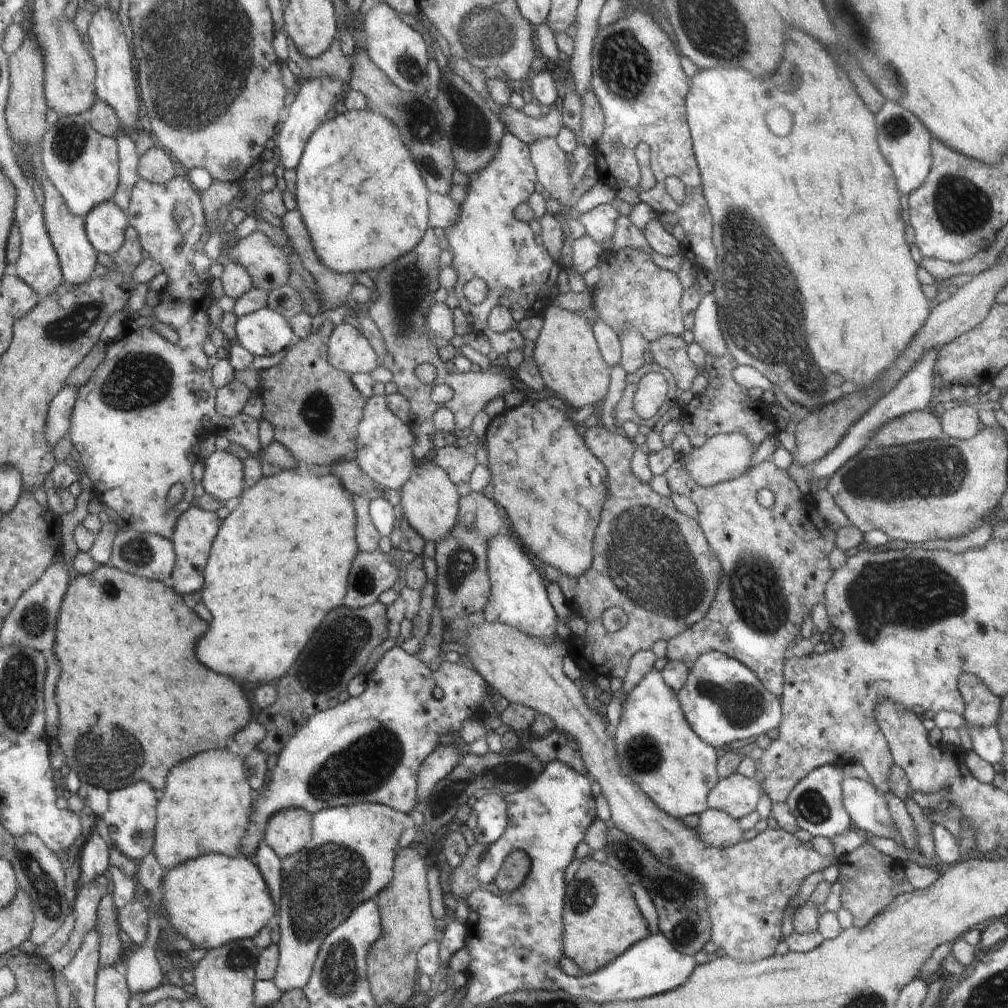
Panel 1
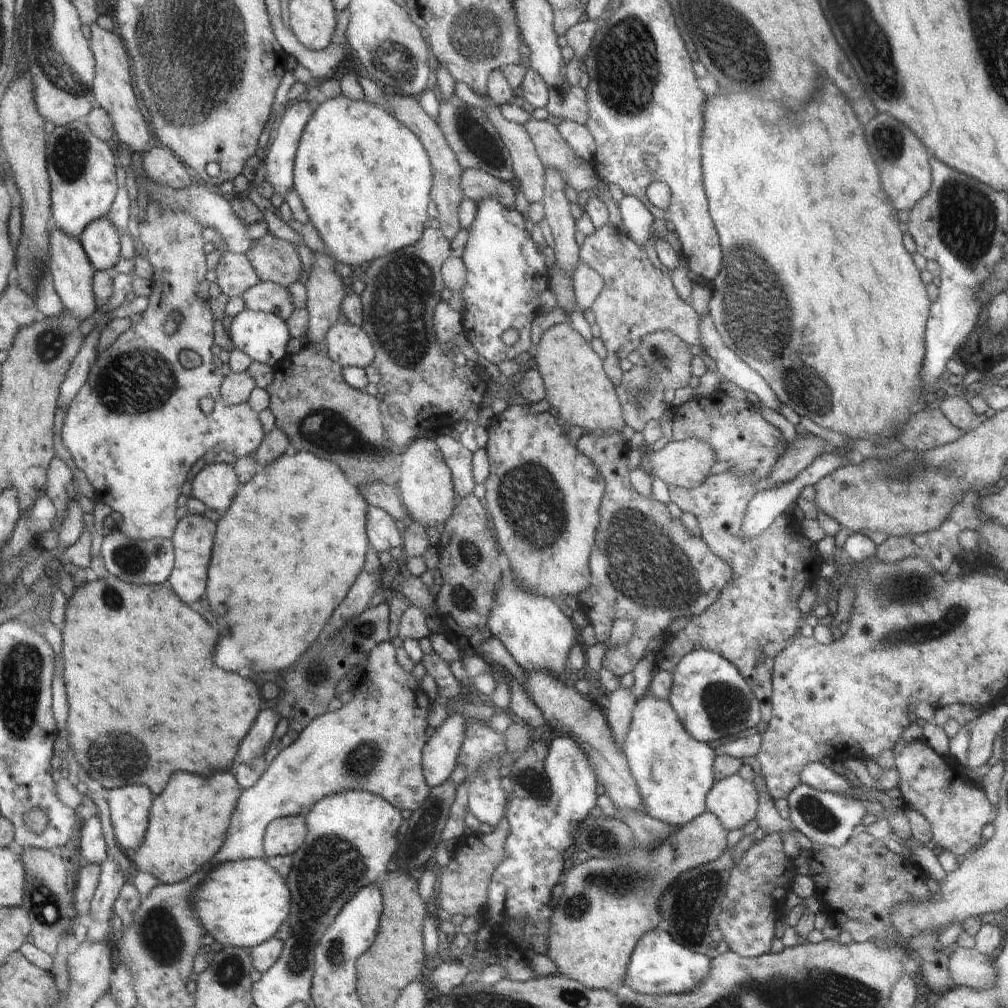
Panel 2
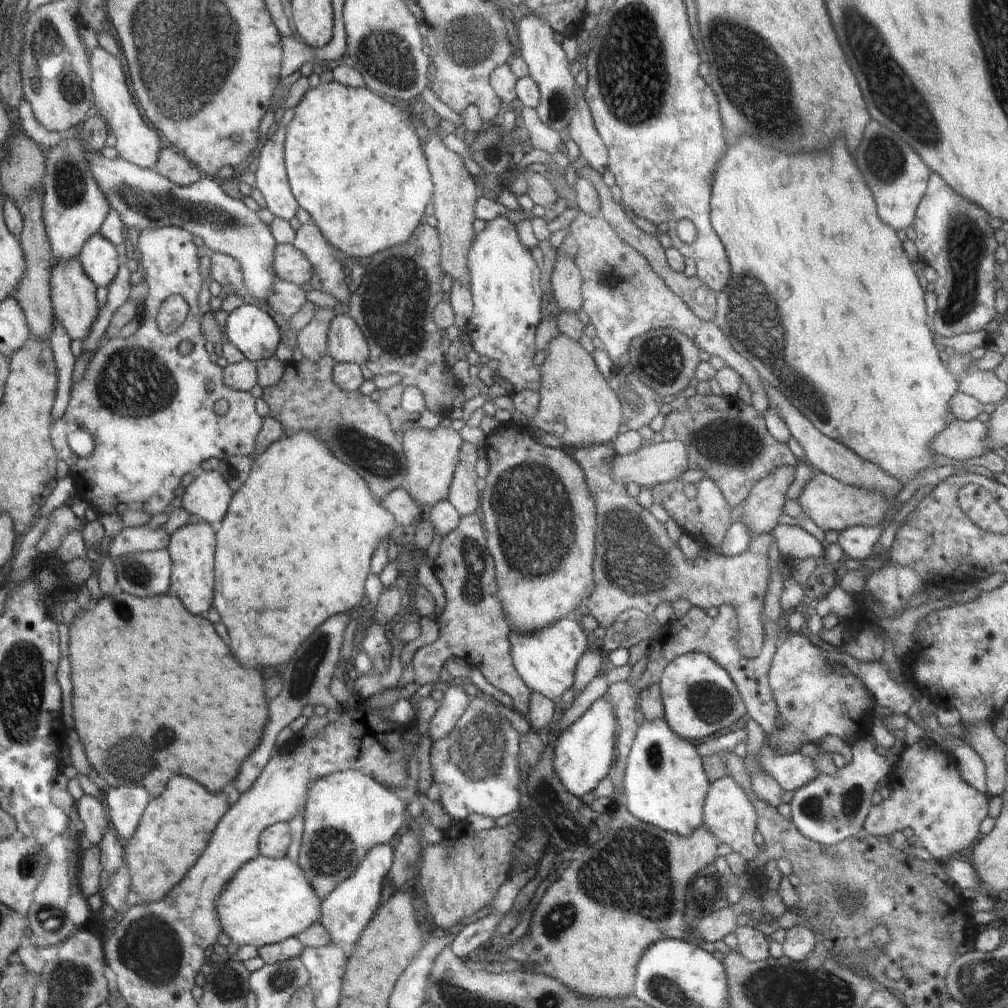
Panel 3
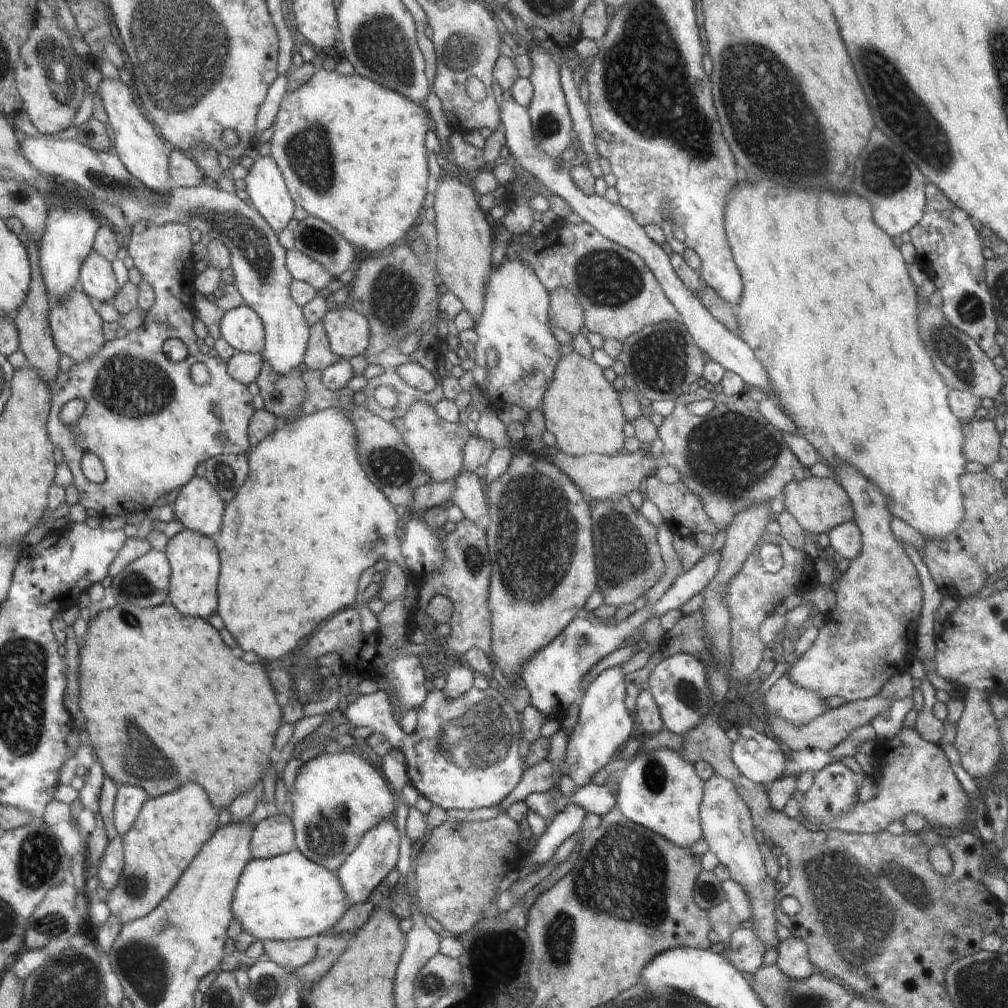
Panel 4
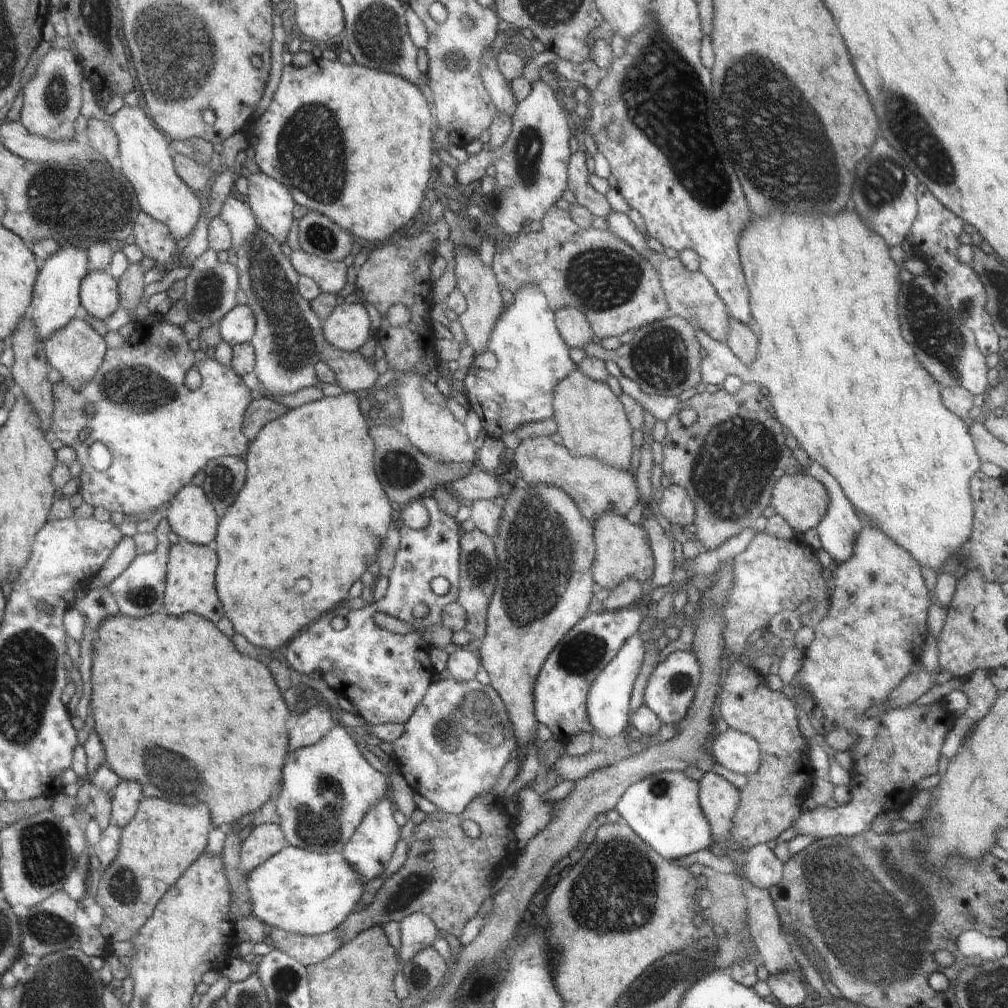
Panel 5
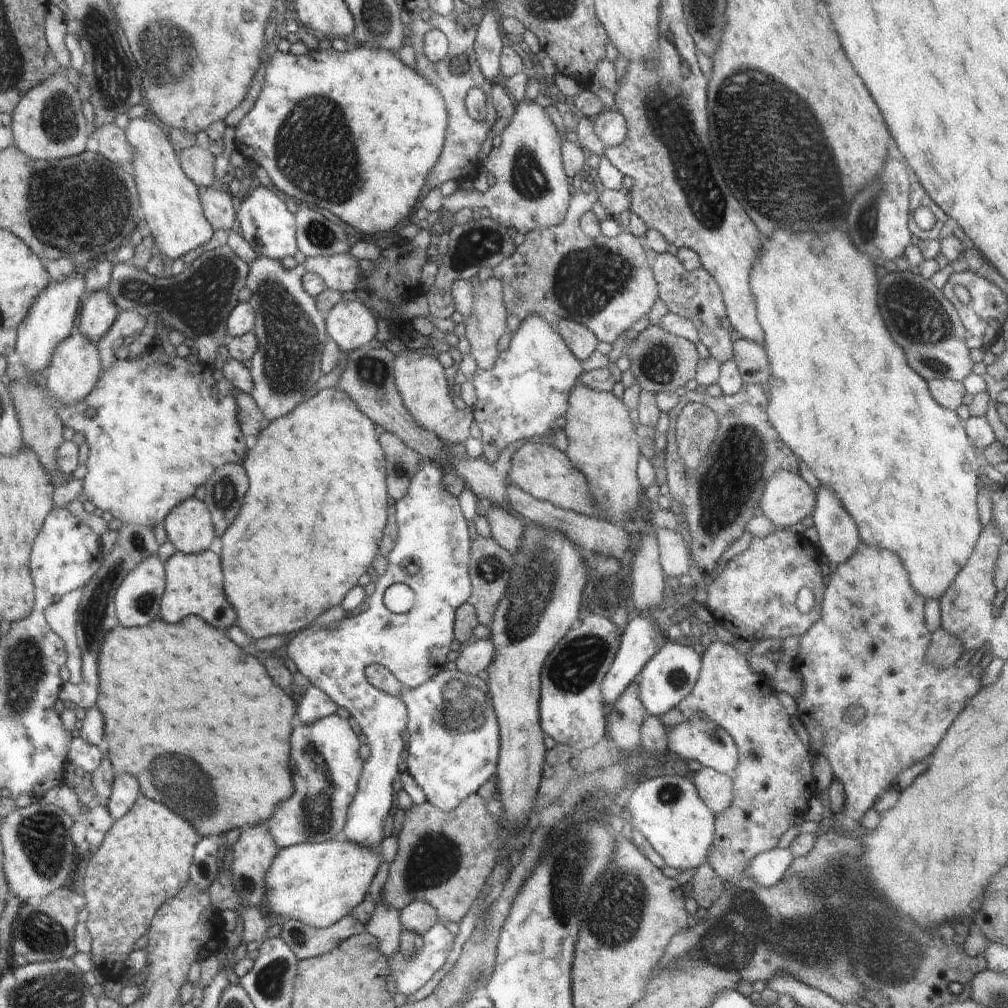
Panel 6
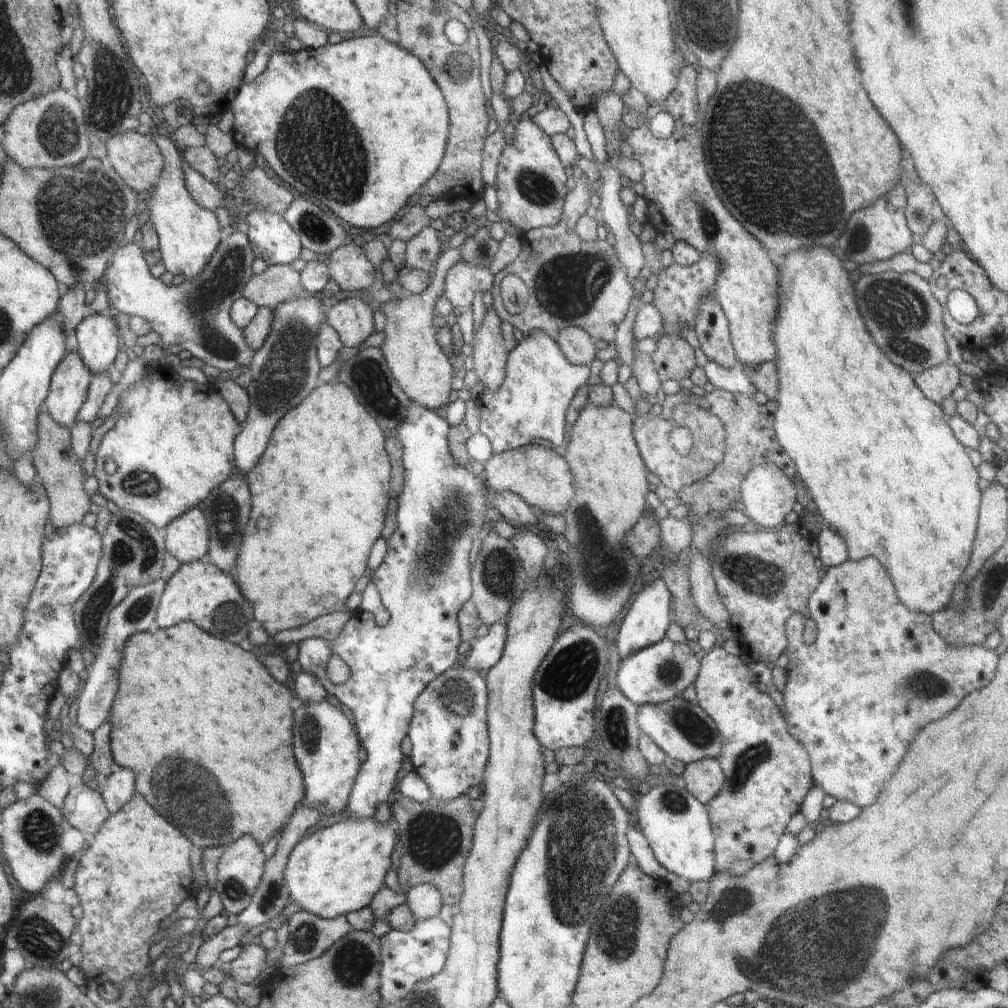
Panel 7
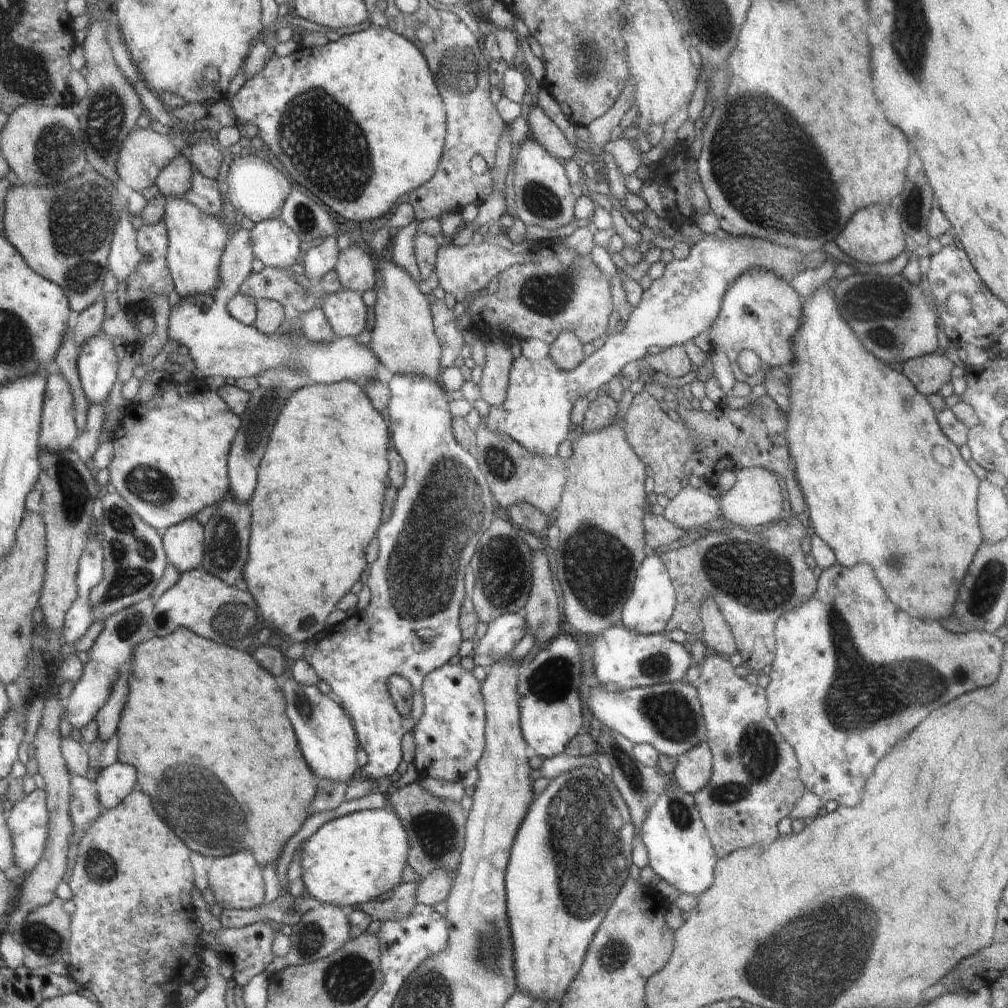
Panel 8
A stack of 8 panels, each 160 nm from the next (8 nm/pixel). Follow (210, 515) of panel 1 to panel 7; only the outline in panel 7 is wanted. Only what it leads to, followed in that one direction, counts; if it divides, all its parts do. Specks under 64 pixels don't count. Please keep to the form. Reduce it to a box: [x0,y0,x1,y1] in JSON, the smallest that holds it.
[156,560,256,644]

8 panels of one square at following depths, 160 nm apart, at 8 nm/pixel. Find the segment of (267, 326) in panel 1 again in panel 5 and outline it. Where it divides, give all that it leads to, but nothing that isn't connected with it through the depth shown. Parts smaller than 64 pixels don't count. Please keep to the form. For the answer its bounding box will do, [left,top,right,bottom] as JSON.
[219,304,258,346]

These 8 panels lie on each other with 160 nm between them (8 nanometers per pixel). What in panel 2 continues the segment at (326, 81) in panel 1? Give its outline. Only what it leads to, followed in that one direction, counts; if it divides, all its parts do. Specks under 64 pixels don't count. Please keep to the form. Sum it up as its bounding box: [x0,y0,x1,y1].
[264,97,314,197]

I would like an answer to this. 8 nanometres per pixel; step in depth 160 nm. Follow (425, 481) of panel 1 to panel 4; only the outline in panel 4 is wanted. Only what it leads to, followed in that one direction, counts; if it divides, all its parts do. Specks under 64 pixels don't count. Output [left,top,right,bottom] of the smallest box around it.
[398,401,472,484]

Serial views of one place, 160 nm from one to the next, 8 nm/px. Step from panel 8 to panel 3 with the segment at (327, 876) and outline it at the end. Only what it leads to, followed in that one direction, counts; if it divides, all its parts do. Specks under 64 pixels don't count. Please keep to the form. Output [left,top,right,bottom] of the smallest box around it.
[216,855,322,949]

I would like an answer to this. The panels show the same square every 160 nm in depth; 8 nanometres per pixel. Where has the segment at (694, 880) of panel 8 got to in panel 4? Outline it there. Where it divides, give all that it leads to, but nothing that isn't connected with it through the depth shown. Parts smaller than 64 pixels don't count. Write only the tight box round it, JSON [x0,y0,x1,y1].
[616,748,706,847]

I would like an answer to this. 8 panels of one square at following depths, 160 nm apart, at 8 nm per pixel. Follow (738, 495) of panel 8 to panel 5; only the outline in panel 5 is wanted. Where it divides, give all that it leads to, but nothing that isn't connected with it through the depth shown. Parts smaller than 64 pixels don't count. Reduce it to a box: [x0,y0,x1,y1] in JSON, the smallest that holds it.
[772,474,831,534]

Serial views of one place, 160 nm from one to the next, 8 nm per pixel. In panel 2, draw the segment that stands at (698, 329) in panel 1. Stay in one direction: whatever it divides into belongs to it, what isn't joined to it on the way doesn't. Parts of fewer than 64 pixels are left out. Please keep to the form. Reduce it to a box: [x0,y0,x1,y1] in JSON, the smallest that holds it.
[700,312,780,412]

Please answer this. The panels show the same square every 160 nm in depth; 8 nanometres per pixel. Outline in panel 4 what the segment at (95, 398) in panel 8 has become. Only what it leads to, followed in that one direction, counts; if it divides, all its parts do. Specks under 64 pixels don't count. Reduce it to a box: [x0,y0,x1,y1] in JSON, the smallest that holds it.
[81,251,120,303]

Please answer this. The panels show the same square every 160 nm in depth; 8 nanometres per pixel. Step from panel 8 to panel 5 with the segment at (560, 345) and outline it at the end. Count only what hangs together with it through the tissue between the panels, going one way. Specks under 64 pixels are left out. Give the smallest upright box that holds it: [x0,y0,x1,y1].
[556,307,593,349]

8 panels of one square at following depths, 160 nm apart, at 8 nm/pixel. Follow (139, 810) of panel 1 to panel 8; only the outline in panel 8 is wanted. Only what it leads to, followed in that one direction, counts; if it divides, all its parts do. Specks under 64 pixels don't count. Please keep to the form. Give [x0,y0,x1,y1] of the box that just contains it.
[94,762,138,811]

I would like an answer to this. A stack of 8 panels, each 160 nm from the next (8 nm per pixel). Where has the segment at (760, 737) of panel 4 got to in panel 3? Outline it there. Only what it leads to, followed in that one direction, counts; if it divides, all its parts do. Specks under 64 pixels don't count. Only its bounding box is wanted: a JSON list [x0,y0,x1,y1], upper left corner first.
[761,742,822,791]

